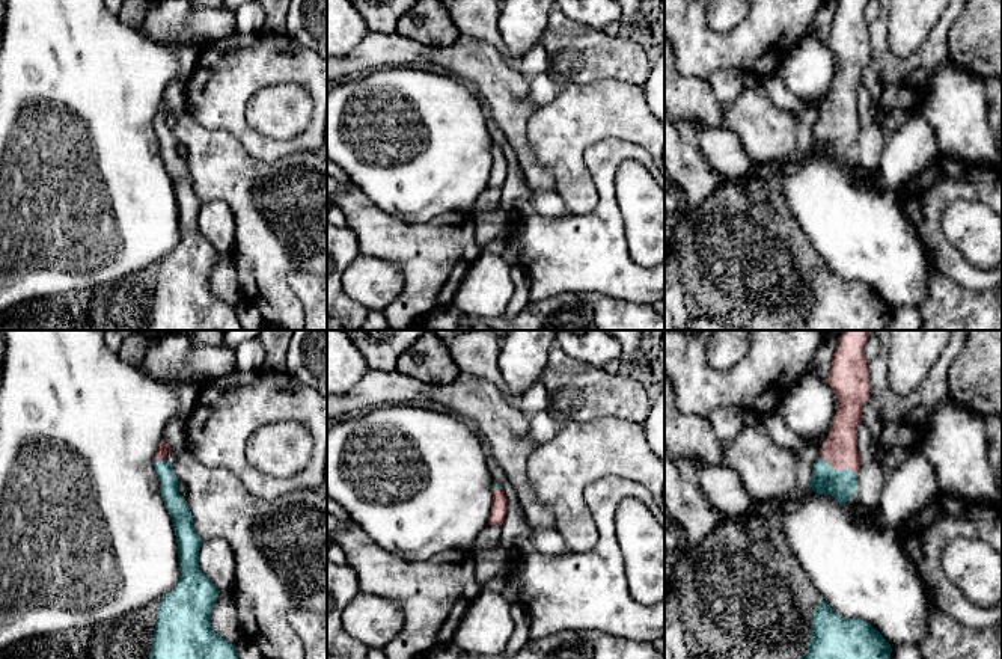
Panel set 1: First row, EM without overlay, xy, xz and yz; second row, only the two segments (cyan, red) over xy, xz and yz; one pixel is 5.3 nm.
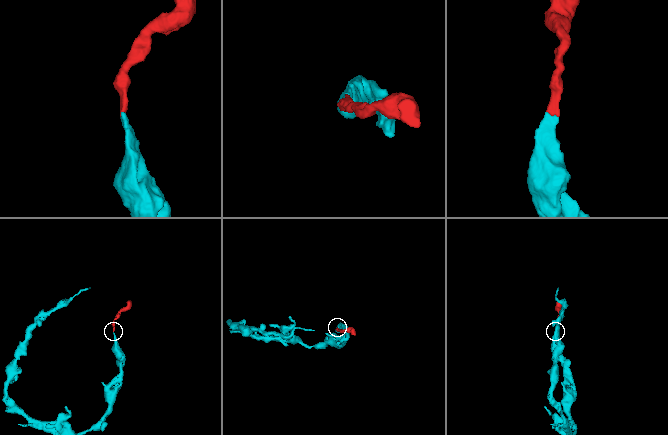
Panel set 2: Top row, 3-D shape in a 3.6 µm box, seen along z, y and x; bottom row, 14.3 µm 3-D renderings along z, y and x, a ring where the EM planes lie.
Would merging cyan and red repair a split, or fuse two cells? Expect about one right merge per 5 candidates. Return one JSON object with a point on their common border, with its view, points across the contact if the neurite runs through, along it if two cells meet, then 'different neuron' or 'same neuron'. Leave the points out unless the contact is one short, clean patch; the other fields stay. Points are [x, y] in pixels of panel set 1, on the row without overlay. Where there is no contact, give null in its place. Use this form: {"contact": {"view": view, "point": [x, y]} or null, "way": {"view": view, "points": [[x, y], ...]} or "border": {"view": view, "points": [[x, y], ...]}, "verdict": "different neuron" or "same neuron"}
{"contact": {"view": "yz", "point": [838, 133]}, "way": {"view": "yz", "points": [[841, 147], [838, 133], [840, 112]]}, "verdict": "same neuron"}

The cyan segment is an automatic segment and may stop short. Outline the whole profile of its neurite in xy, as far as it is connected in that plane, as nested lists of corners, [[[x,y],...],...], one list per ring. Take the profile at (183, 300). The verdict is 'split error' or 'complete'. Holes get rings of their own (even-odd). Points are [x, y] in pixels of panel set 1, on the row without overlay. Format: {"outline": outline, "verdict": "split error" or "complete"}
{"outline": [[[163,101],[154,130],[160,157],[173,184],[181,238],[175,250],[160,262],[145,330],[243,330],[235,306],[212,293],[209,279],[220,253],[200,234],[202,201],[194,193],[188,166],[178,154],[179,143],[166,122],[169,115]]], "verdict": "split error"}

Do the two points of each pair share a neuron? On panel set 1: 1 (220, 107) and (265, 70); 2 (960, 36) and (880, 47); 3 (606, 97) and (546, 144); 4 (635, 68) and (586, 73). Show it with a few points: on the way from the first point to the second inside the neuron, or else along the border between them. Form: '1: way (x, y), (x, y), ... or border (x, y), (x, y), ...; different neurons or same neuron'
1: way (231, 97), (255, 73); same neuron
2: border (959, 15), (948, 32), (948, 59); different neurons
3: way (591, 112), (579, 116), (561, 131); same neuron
4: way (623, 68), (598, 68); same neuron

